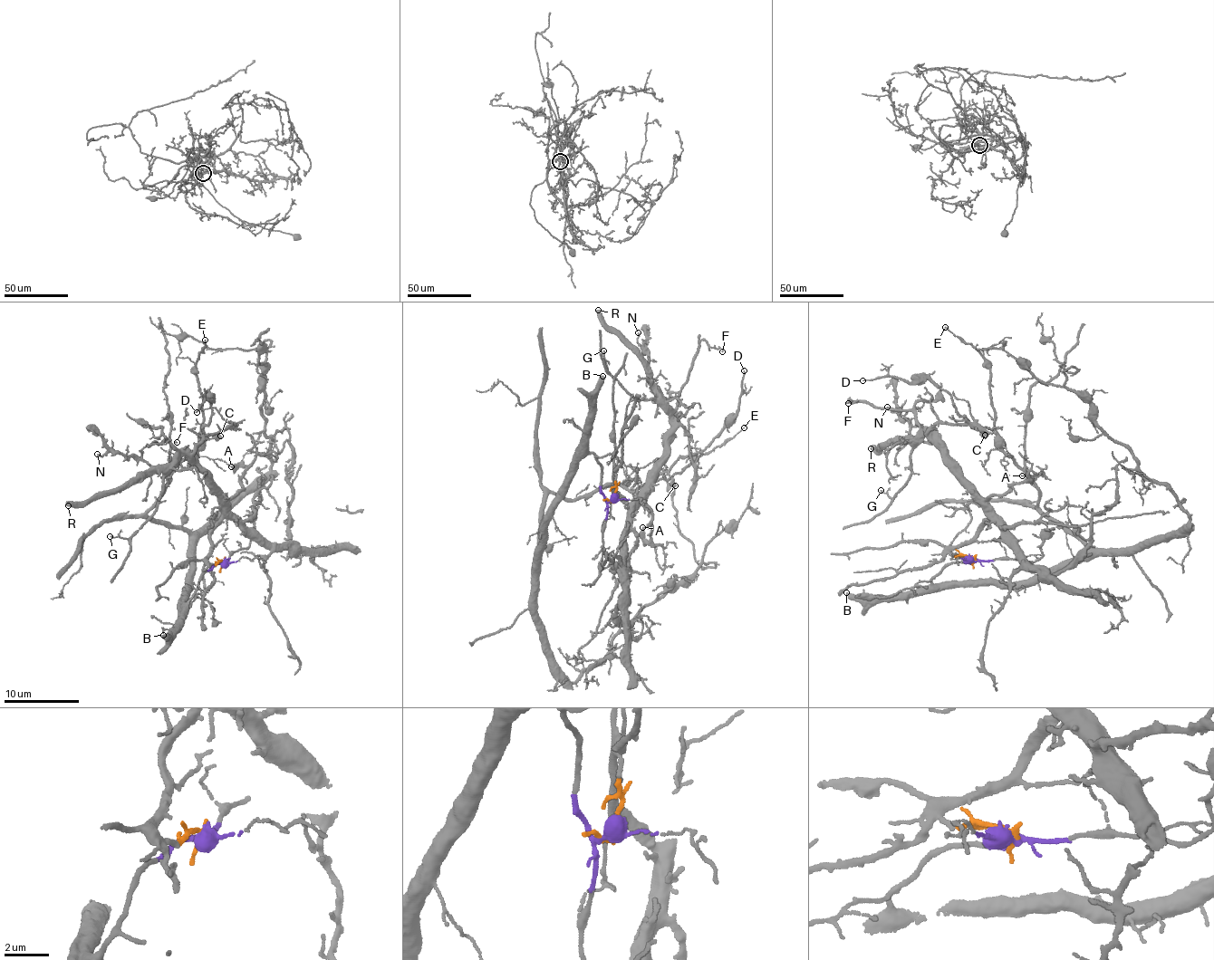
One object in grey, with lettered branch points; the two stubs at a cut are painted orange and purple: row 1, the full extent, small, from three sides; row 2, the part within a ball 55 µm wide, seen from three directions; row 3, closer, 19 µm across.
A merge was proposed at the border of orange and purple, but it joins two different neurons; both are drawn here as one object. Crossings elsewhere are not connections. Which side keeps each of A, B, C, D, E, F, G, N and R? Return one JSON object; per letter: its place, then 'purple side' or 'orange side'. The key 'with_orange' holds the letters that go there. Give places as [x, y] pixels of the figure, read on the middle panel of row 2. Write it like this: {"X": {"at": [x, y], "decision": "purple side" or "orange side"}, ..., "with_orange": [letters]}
{"A": {"at": [642, 527], "decision": "orange side"}, "B": {"at": [602, 376], "decision": "purple side"}, "C": {"at": [675, 485], "decision": "purple side"}, "D": {"at": [744, 370], "decision": "purple side"}, "E": {"at": [744, 427], "decision": "purple side"}, "F": {"at": [722, 351], "decision": "orange side"}, "G": {"at": [603, 350], "decision": "orange side"}, "N": {"at": [638, 332], "decision": "orange side"}, "R": {"at": [598, 310], "decision": "orange side"}, "with_orange": ["A", "F", "G", "N", "R"]}

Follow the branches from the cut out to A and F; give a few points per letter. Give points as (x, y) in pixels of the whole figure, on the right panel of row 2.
A: (973, 558), (950, 552), (974, 537), (985, 522), (987, 499), (1027, 480), (1029, 476), (1022, 475)
F: (973, 558), (950, 552), (977, 533), (985, 522), (987, 506), (910, 411), (848, 403)

